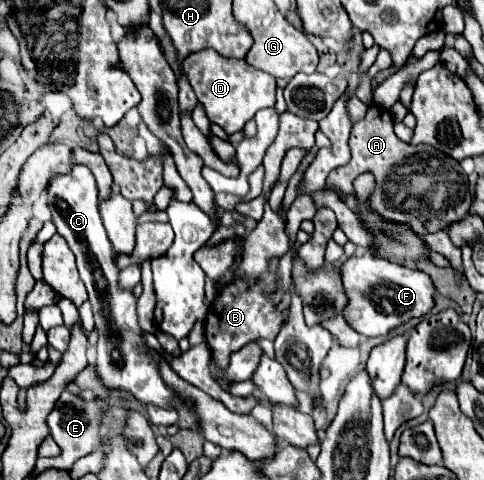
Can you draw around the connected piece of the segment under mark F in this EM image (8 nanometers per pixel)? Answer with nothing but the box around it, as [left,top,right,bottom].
[341,252,435,336]

